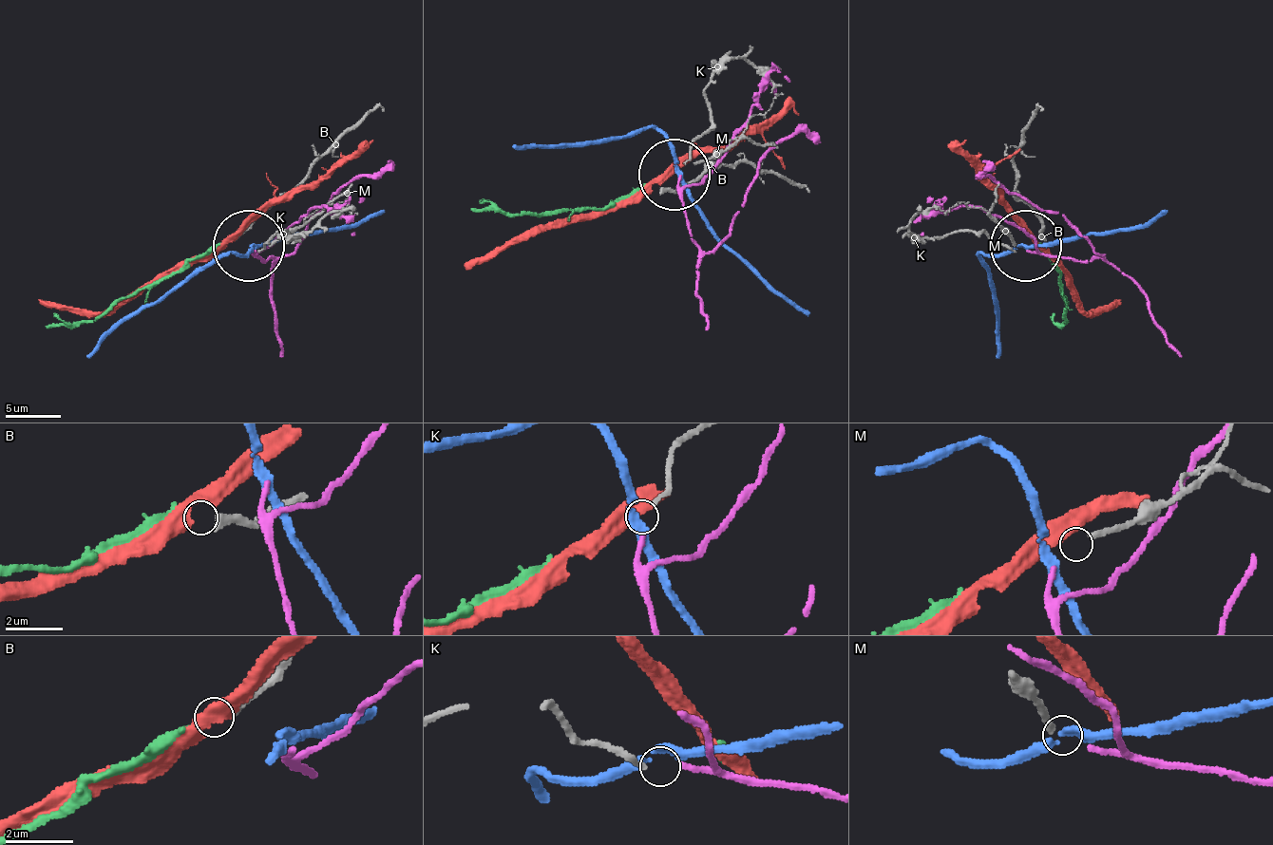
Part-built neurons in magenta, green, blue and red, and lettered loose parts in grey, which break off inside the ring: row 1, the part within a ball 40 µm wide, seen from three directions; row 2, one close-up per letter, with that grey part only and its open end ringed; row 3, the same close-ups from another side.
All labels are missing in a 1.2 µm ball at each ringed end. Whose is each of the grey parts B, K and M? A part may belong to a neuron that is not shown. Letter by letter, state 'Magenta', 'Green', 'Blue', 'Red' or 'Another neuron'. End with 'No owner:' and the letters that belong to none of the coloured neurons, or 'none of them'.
B: Green
K: Another neuron
M: Another neuron
No owner: K, M

